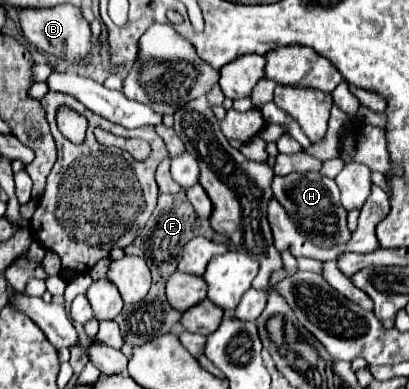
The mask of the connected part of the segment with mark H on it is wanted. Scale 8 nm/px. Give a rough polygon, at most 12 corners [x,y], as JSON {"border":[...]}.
{"border":[[273,178],[275,200],[317,246],[351,238],[335,180]]}

